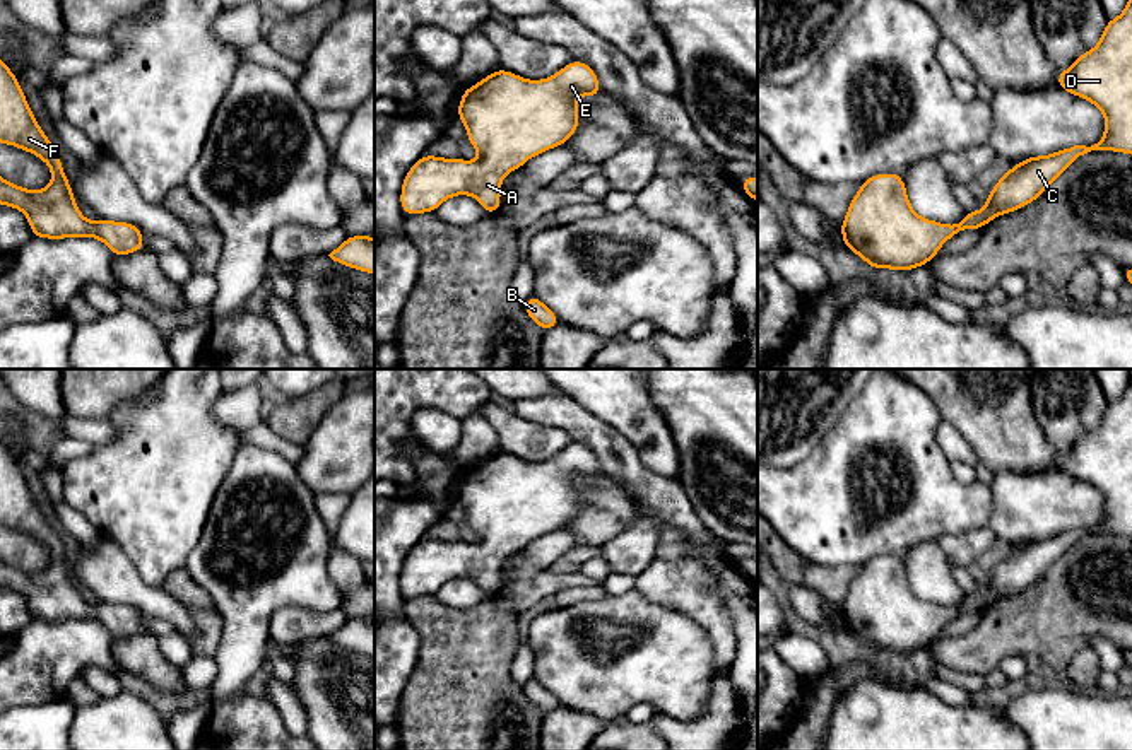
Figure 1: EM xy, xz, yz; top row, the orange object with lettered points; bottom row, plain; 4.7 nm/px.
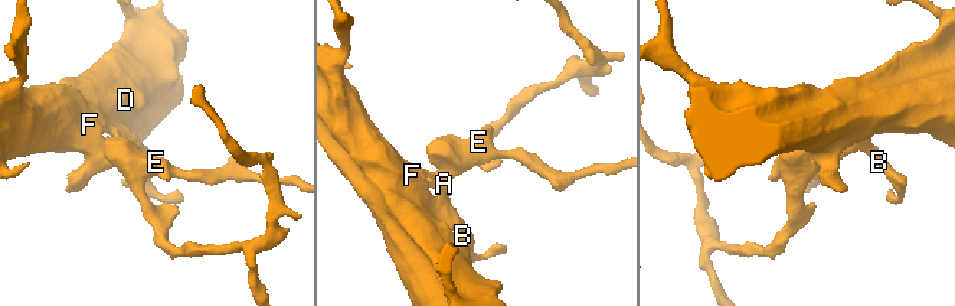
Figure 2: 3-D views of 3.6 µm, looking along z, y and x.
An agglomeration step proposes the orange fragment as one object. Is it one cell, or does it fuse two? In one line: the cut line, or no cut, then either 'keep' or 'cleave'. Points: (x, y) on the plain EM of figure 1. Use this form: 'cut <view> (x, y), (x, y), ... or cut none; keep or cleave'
cut none; keep

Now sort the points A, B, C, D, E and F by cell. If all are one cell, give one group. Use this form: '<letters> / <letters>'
A B C D E F

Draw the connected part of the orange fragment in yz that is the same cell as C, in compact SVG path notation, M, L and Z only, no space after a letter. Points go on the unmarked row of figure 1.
M1132 371L1123 395L1106 403L1100 425L1079 437L1067 453L1057 454L1057 466L1062 473L1082 480L1101 492L1105 497L1105 516L1098 526L1091 530L1074 528L1055 536L1021 542L990 572L985 581L985 591L966 595L959 606L949 608L923 601L911 591L903 559L896 555L874 557L860 565L860 572L848 588L845 603L840 606L845 630L858 637L874 653L891 651L908 654L929 647L939 637L940 629L956 617L968 612L982 613L995 600L1012 596L1038 583L1048 567L1081 538L1091 533L1111 533L1132 538Z

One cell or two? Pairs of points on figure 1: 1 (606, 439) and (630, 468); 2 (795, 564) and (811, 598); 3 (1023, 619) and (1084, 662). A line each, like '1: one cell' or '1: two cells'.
1: one cell
2: two cells
3: two cells

